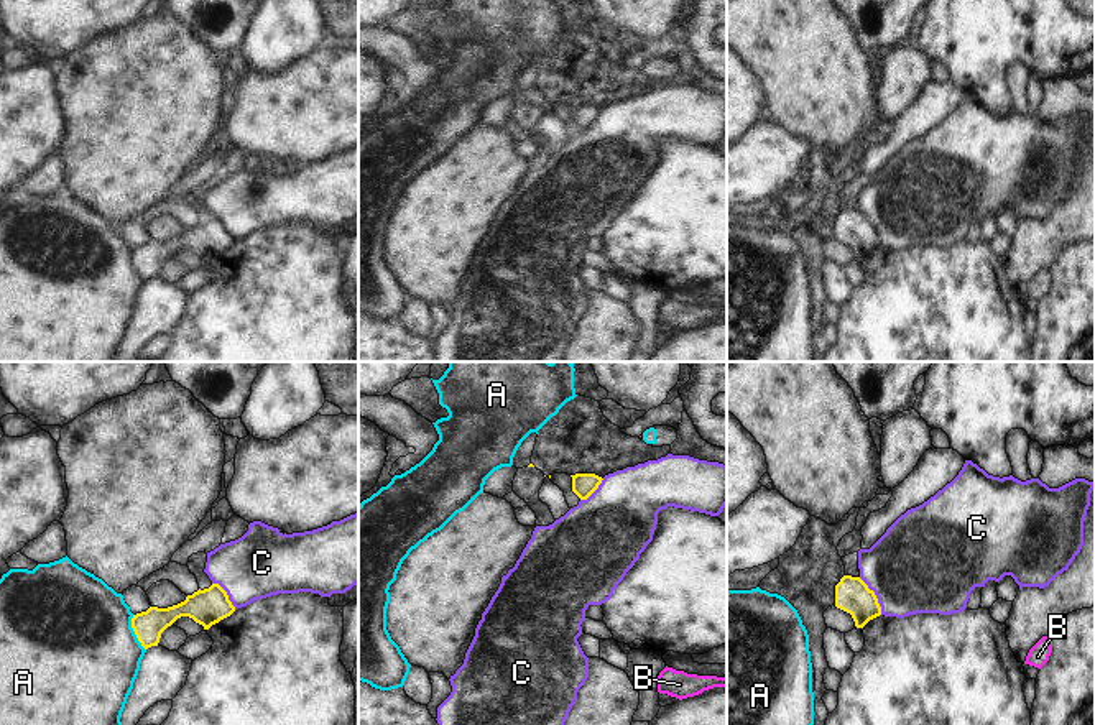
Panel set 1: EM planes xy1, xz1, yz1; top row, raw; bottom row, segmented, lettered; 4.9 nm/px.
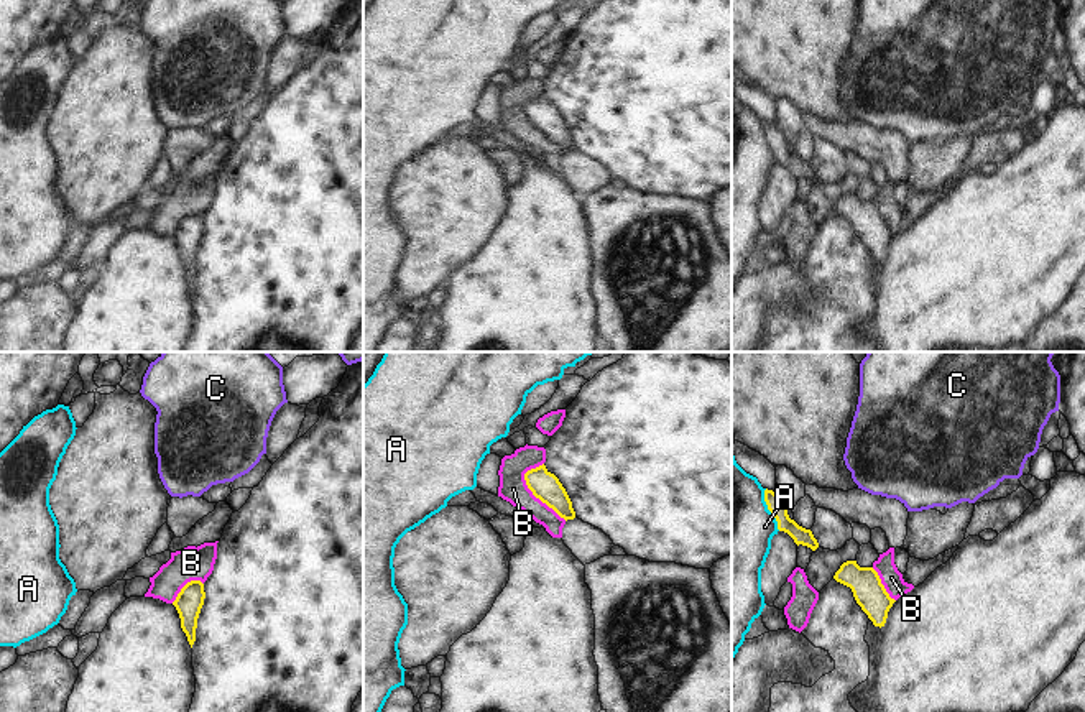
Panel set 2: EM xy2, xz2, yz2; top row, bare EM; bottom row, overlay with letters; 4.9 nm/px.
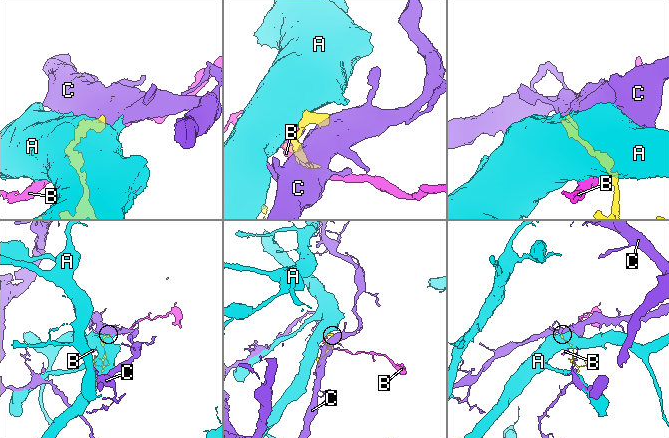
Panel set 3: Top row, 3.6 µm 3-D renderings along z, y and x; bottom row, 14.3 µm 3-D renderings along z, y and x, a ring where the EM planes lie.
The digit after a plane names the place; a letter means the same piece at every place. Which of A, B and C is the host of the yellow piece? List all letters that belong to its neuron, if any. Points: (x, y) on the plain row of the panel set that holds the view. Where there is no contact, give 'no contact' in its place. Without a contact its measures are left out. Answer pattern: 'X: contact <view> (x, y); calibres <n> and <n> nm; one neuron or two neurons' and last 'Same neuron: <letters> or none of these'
A: contact yz2 (768, 140); calibres 80 and 400 nm; two neurons
B: contact xz2 (538, 129); calibres 140 and 140 nm; two neurons
C: contact yz1 (875, 227); calibres 170 and 460 nm; two neurons
Same neuron: none of these

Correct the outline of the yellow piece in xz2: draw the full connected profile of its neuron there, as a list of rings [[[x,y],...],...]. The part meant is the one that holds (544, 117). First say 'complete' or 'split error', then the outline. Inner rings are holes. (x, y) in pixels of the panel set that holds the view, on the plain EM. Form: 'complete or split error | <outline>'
complete | [[[544,95],[528,102],[524,105],[524,112],[533,127],[552,140],[561,150],[566,153],[575,150],[575,143],[566,120]]]

